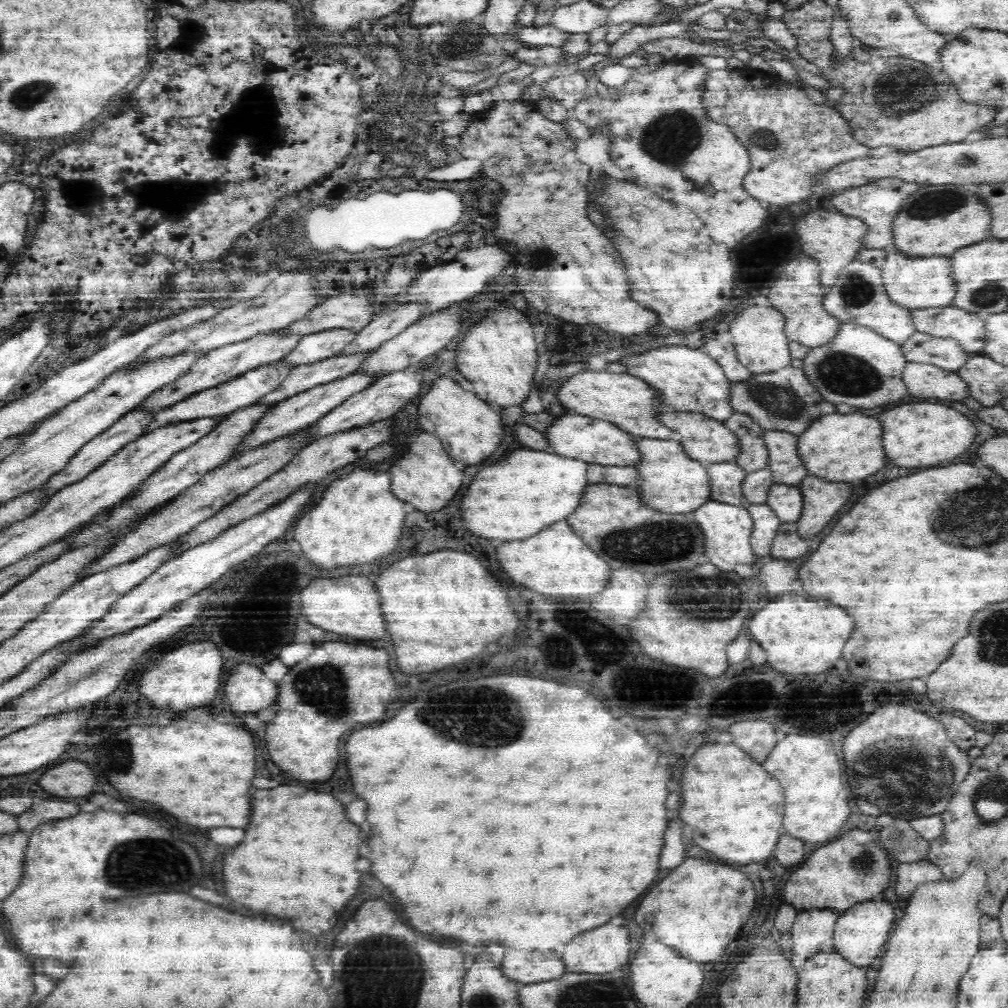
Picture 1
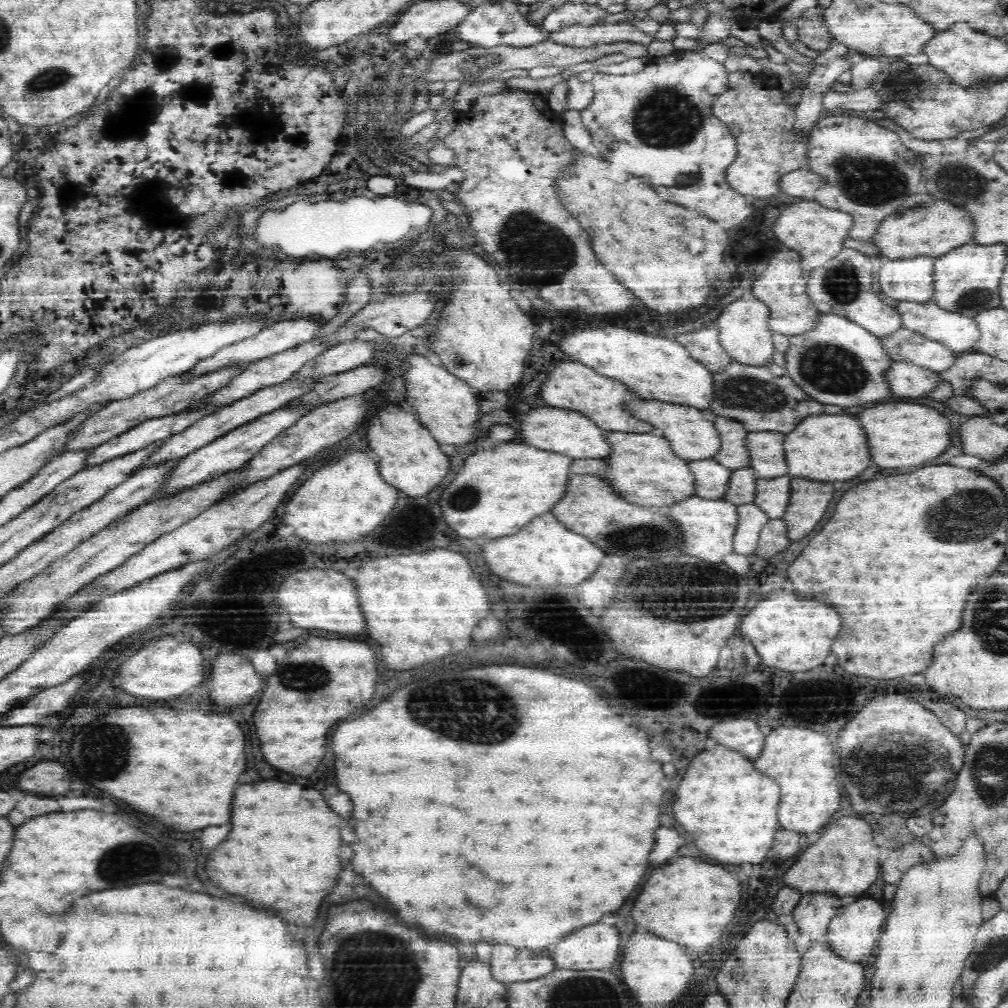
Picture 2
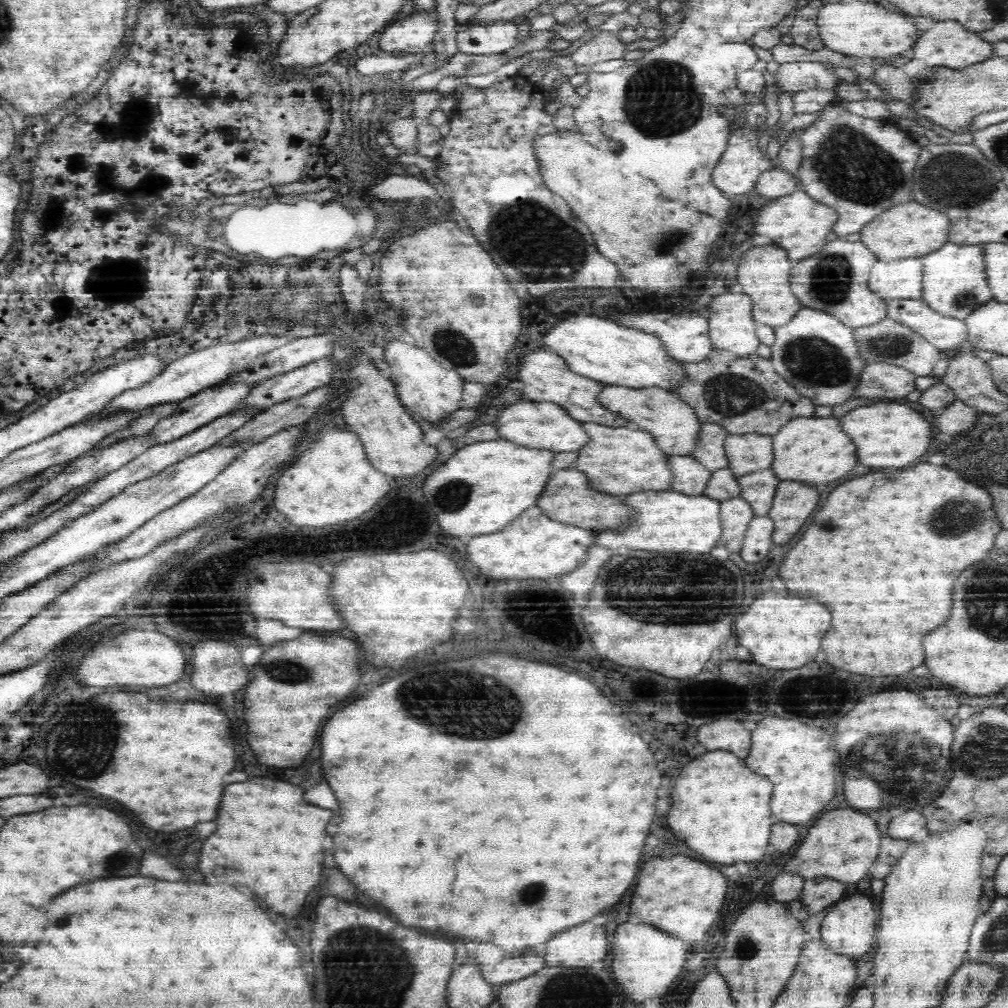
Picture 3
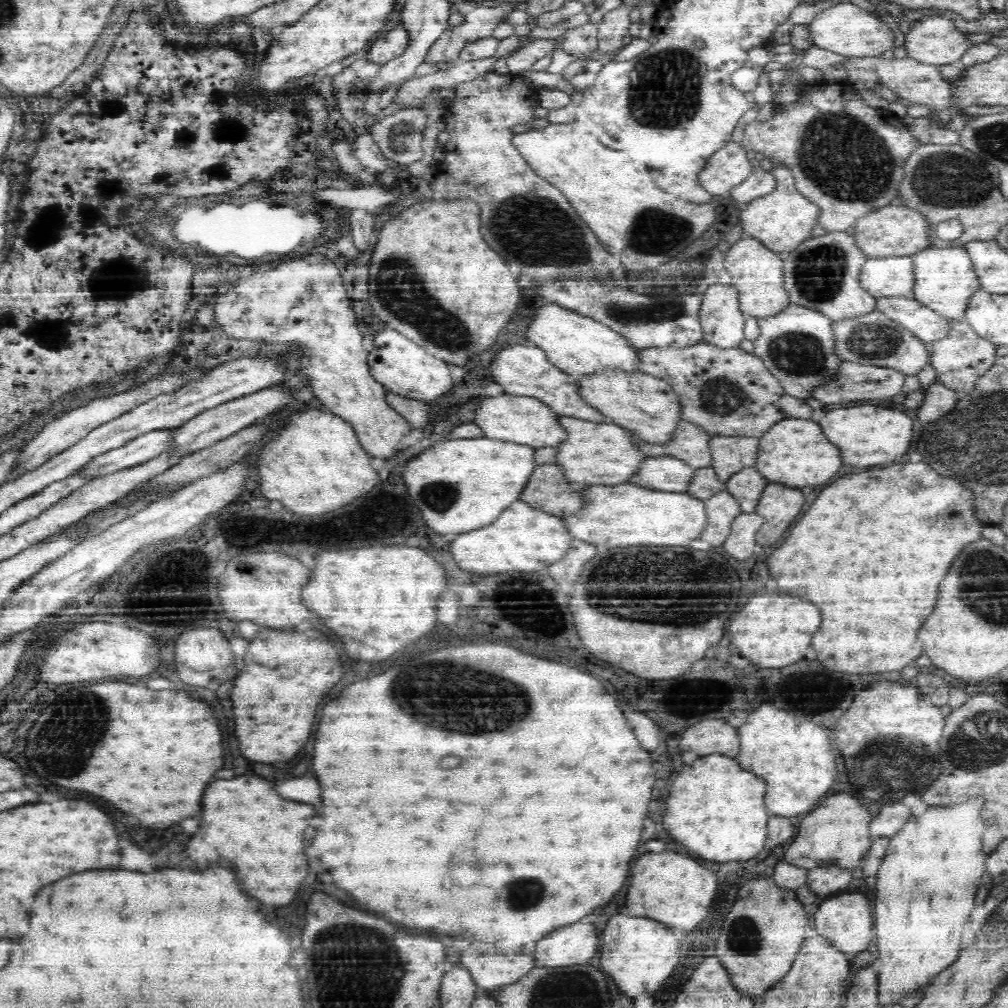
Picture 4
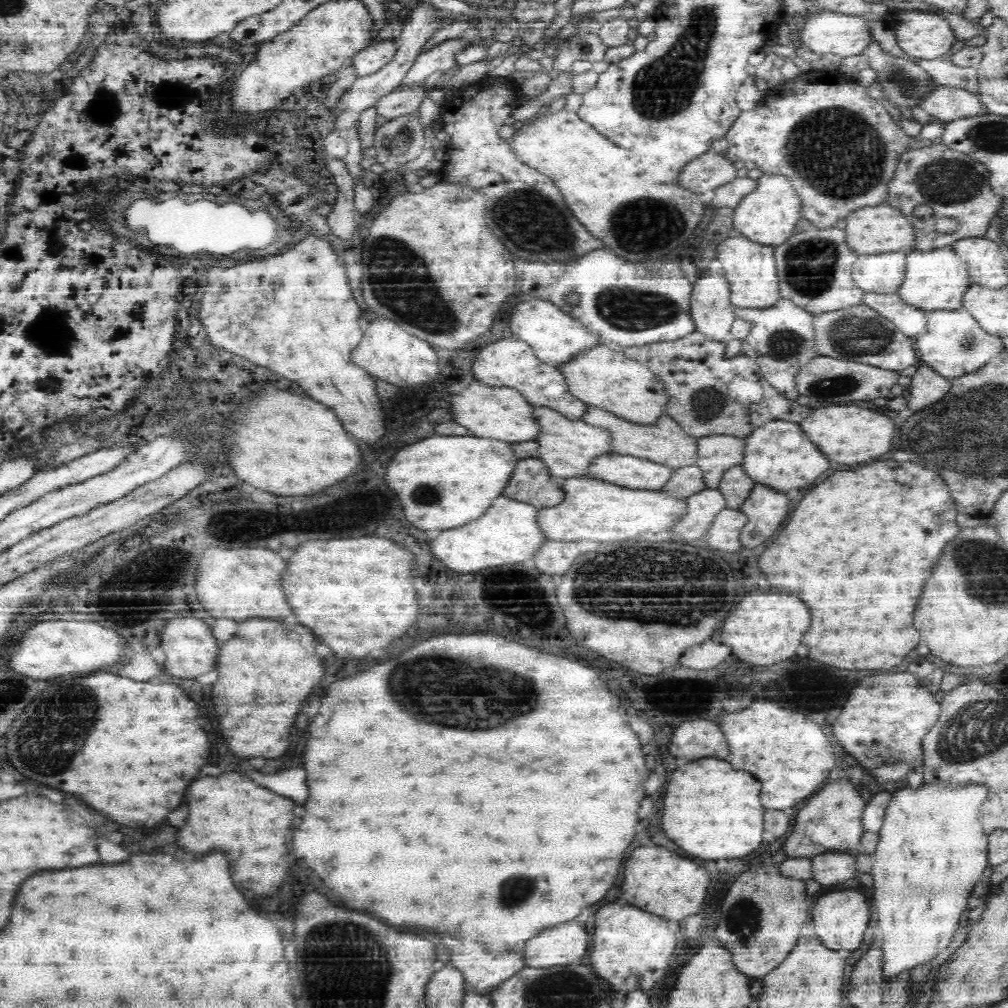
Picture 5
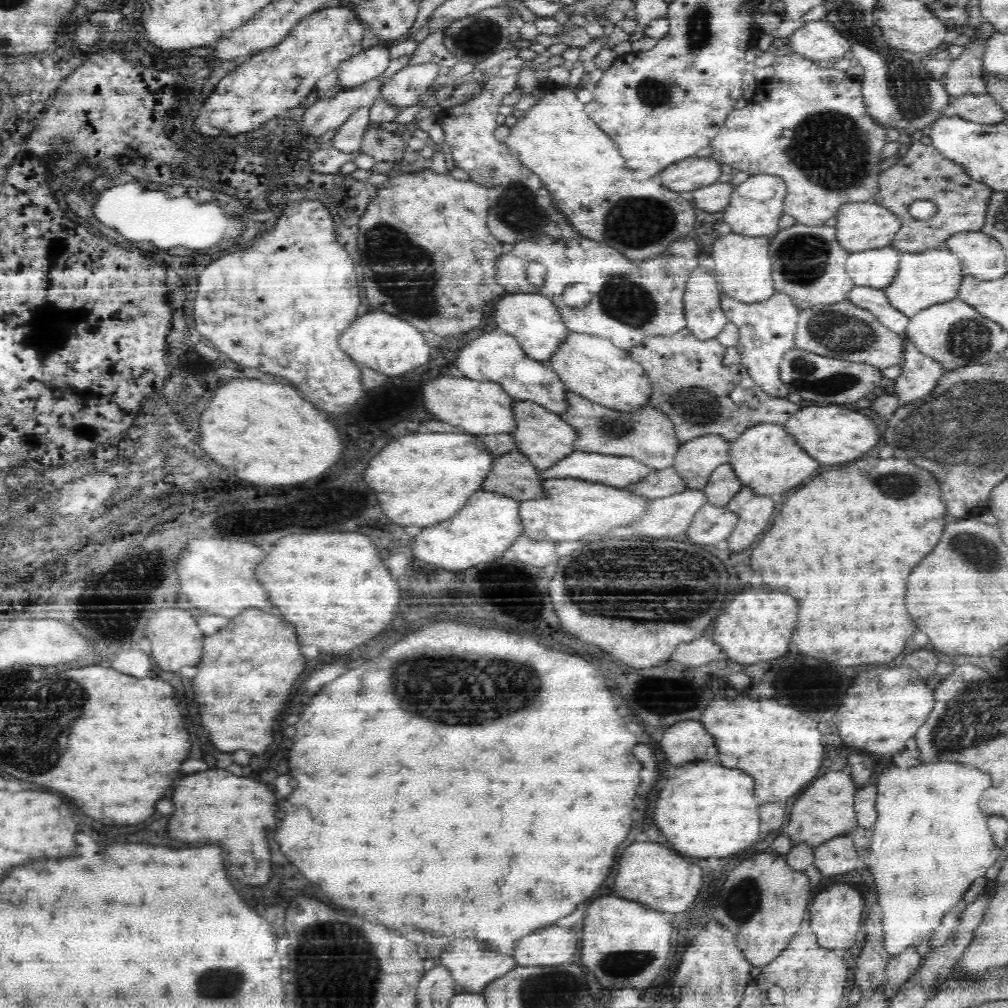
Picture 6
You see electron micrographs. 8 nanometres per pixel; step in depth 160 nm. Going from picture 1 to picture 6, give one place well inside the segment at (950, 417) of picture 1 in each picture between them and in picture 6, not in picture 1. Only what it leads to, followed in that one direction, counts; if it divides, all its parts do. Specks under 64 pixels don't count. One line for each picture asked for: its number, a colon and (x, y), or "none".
2: (898, 434)
3: (884, 434)
4: (865, 435)
5: (846, 434)
6: (830, 434)

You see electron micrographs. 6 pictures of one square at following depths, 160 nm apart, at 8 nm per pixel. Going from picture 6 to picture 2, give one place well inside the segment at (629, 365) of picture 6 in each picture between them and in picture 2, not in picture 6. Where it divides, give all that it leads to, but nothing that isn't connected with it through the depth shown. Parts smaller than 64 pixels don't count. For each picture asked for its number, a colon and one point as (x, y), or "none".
2: (690, 433)
3: (665, 417)
4: (647, 406)
5: (597, 375)

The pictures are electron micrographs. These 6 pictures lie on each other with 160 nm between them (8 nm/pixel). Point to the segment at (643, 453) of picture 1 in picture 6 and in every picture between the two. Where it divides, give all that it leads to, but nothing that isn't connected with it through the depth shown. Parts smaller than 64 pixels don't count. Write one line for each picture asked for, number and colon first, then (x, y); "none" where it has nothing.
2: (641, 468)
3: (615, 460)
4: (591, 453)
5: (565, 446)
6: (540, 435)

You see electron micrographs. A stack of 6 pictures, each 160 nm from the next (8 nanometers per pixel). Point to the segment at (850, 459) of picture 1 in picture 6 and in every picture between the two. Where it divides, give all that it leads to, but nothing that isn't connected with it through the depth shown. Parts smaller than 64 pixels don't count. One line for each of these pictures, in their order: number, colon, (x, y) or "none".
2: (821, 448)
3: (809, 450)
4: (792, 453)
5: (776, 454)
6: (765, 460)

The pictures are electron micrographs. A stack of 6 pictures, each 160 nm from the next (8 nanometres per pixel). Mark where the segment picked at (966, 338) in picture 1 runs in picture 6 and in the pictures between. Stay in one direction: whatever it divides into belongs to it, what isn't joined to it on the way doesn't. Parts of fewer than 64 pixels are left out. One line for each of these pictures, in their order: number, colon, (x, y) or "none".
2: (958, 333)
3: (943, 332)
4: (927, 325)
5: (909, 321)
6: (873, 300)

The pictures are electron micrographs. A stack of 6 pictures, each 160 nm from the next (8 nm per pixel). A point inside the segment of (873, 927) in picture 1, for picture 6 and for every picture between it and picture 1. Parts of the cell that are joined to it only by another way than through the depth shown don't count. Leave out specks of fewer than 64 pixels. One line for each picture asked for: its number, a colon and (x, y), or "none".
2: (852, 933)
3: (849, 927)
4: (845, 920)
5: (840, 917)
6: (835, 913)

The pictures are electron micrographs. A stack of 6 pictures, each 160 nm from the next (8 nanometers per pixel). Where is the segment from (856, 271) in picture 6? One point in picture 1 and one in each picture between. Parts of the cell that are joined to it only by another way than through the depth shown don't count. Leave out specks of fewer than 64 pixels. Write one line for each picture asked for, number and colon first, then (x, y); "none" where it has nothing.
1: (913, 282)
2: (910, 279)
3: (902, 278)
4: (891, 276)
5: (882, 273)

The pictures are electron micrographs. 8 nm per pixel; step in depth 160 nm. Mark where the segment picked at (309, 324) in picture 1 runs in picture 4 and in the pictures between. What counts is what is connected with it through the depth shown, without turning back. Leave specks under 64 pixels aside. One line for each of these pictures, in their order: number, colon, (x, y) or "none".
2: (281, 336)
3: (205, 368)
4: (70, 428)

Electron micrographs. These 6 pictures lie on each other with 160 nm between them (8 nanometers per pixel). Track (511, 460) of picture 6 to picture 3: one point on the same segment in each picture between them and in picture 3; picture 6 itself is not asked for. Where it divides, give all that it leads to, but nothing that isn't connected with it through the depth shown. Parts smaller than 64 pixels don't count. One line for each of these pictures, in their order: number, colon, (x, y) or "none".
3: (565, 496)
4: (546, 488)
5: (529, 482)

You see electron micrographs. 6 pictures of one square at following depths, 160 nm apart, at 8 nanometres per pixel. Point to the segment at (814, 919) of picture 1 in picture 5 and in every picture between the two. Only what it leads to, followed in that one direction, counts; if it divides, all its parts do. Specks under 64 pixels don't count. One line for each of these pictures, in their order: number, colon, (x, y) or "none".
2: (814, 910)
3: (819, 892)
4: (824, 879)
5: (833, 866)

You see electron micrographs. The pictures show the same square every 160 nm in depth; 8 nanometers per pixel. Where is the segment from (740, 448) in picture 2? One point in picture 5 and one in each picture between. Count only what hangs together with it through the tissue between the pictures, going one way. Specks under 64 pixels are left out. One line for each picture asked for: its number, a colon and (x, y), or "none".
3: (707, 450)
4: (689, 444)
5: (663, 442)

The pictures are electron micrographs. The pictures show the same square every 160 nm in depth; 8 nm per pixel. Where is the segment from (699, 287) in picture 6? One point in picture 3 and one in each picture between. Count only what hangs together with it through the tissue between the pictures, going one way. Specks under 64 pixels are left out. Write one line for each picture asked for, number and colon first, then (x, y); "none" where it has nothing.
3: (730, 324)
4: (721, 321)
5: (712, 313)

